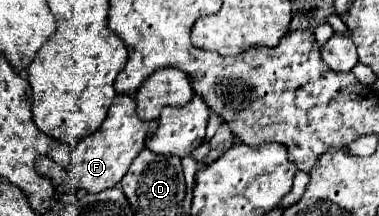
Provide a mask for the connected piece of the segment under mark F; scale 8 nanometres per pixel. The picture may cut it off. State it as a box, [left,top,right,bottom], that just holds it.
[70,96,156,194]

